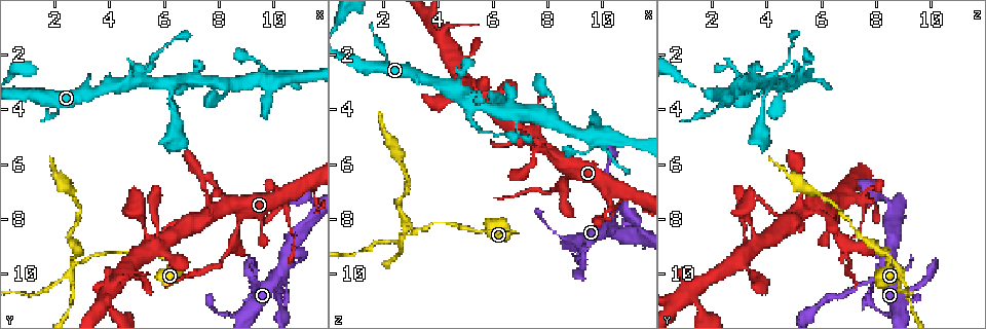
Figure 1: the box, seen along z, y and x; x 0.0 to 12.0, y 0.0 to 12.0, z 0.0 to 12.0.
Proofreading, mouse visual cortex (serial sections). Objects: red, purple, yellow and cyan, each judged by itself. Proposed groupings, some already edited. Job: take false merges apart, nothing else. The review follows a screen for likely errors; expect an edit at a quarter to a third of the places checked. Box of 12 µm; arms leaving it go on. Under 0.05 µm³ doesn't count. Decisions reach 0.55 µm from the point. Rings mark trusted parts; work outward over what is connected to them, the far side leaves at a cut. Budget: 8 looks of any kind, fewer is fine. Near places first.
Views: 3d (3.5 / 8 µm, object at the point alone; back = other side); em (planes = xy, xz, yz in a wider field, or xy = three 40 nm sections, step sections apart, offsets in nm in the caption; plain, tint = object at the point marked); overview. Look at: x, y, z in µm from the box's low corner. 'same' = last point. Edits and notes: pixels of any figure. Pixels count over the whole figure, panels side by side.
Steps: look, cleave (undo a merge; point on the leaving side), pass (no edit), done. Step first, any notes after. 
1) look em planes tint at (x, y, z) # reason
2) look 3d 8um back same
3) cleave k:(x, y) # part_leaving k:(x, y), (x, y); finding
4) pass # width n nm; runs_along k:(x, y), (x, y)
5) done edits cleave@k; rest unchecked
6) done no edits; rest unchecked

look 3d 3.5um at (2.9, 9.5, 8.5) # abrupt turn

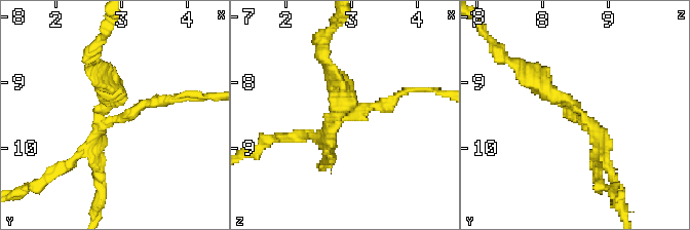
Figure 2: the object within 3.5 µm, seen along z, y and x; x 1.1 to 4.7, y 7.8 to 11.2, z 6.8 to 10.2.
look em planes tint at (2.90, 9.50, 8.50) # arms 3; arm_widths 200, 200, 250 nm

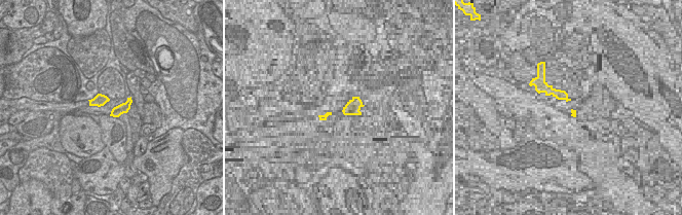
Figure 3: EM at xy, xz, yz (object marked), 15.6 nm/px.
look em xy step 1 tint same

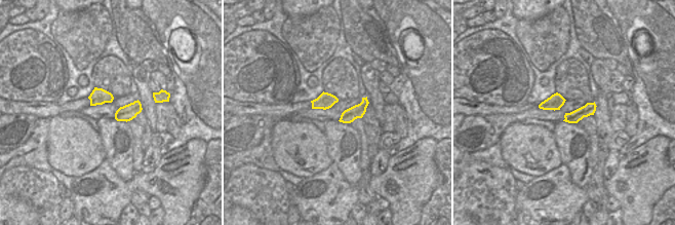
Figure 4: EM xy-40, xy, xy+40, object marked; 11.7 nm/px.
cleave 2:(346, 92) # width 190 nm; part_leaving 2:(339, 117), (322, 41); a second cell is stuck on

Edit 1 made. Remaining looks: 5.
look overview # redraw

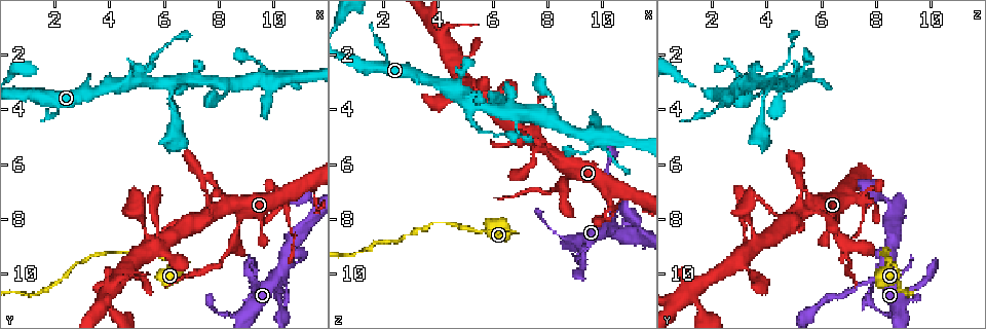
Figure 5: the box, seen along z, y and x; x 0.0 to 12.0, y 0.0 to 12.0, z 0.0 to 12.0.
look 3d 8um at (5.2, 3.0, 3.7) # thin arm on a thick one

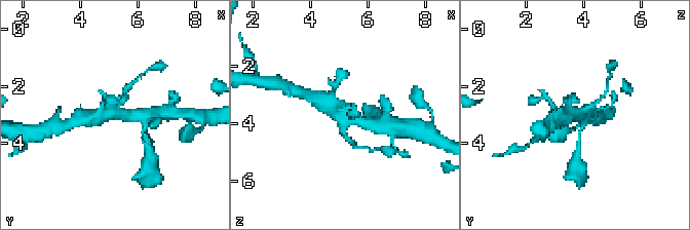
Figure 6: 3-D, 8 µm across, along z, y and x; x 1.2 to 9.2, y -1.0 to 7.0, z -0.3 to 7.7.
look em planes tint at (5.3, 3.0, 3.6)

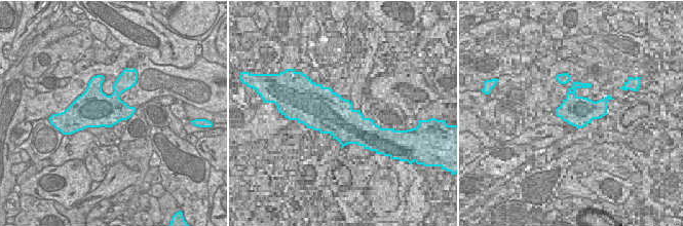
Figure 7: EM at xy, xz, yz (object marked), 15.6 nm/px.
pass # runs_along 6:(322, 102), (355, 119), (375, 125); continuous, no second cell

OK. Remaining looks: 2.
look 3d 3.5um at (8.7, 8.3, 6.6) # thin neck

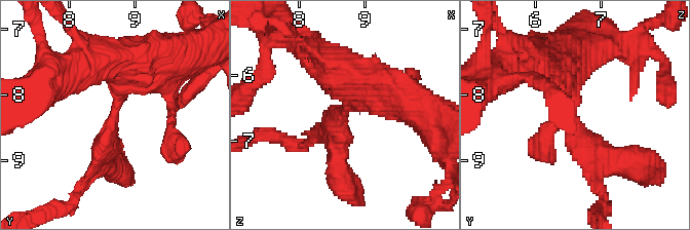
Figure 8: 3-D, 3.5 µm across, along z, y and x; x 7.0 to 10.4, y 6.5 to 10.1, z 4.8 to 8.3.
look em planes tint at (8.70, 8.20, 6.55) # arm_widths 350, 500 nm; now the EM

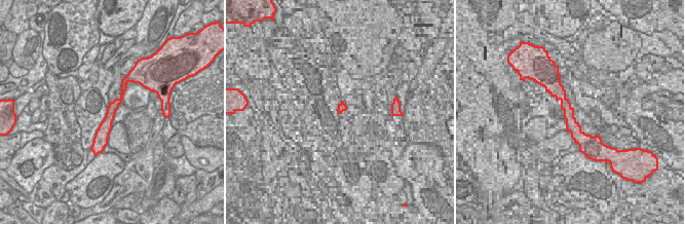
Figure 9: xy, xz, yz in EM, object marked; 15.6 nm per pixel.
cleave 8:(588, 145) # part_leaving 8:(578, 132), (597, 157), (644, 166); a second cell is stuck on

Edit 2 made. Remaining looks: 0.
done edits cleave@2, cleave@8; rest unchecked

